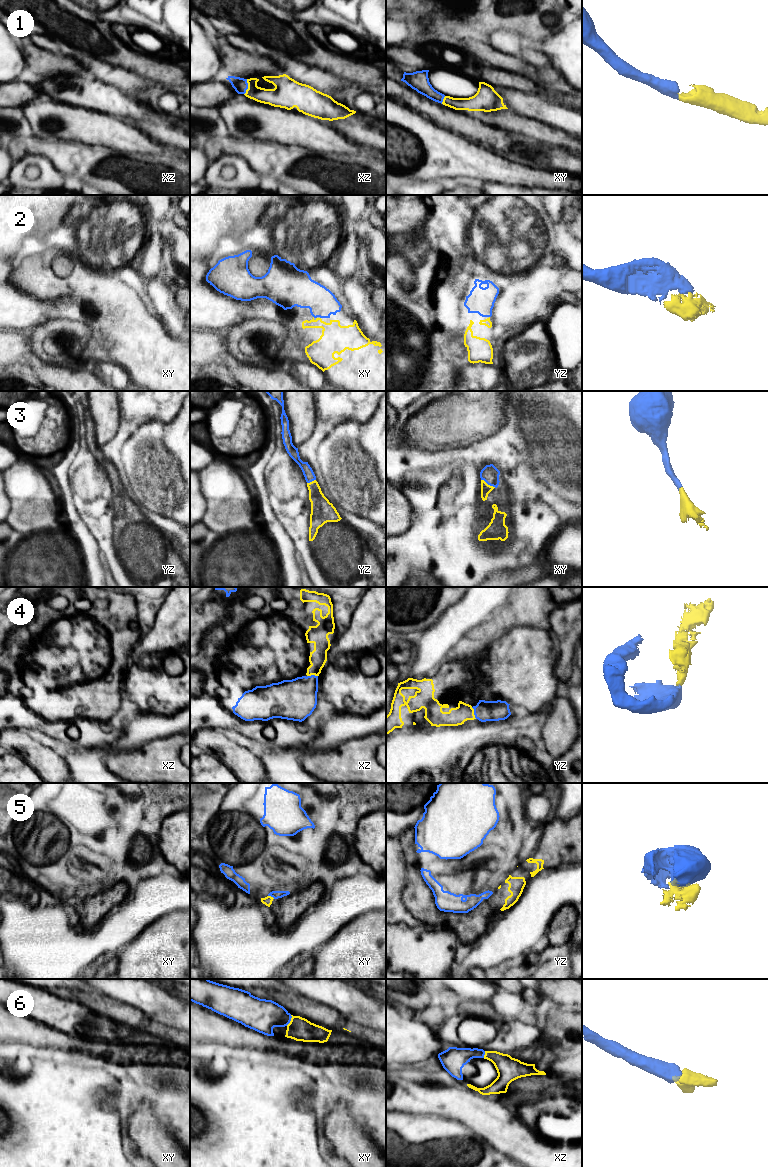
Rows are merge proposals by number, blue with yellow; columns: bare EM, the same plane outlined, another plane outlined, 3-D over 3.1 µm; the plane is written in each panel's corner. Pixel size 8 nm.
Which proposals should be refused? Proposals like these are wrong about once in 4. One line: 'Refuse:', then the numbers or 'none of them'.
Refuse: 5

